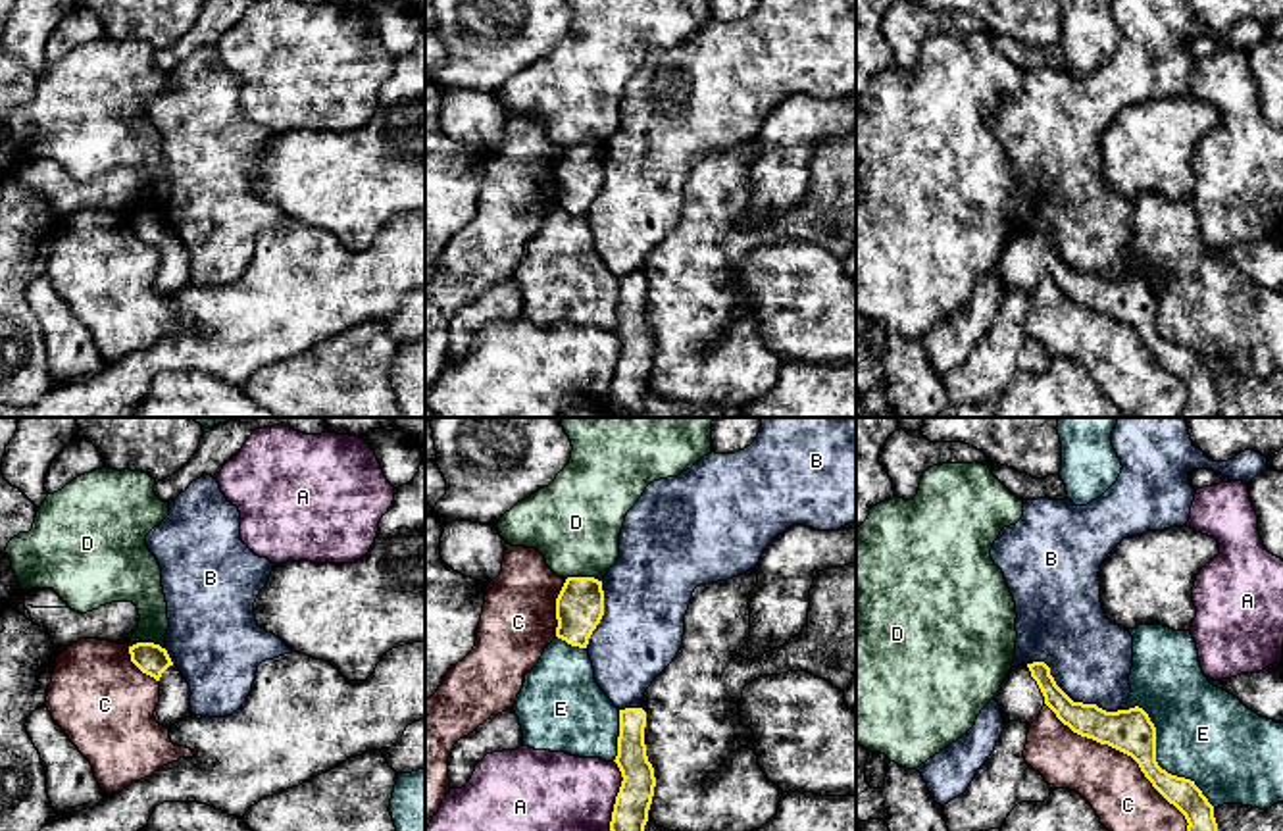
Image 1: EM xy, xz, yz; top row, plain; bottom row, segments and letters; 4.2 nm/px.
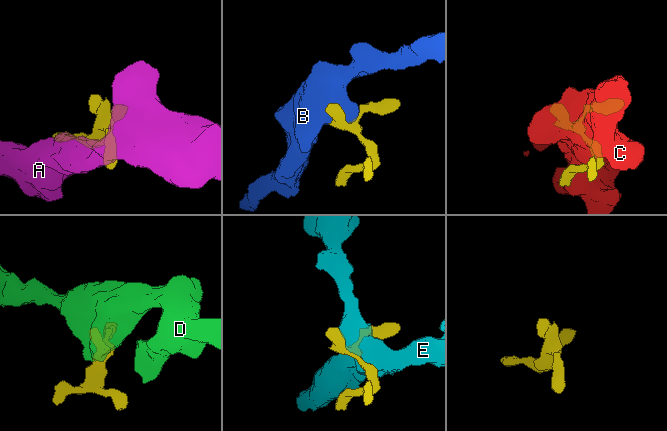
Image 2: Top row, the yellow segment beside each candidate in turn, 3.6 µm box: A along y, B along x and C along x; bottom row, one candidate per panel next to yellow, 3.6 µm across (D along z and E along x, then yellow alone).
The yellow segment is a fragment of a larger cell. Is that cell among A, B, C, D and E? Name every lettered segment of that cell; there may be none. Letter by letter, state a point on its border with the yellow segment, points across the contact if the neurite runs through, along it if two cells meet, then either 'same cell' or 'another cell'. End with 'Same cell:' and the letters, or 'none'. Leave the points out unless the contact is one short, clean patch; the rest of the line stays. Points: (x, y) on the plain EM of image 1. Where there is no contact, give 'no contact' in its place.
A: xz (616, 368) | another cell
B: yz (1066, 264) | another cell
C: yz (1132, 326) | another cell
D: xy (147, 212) | along xy (129, 214), (158, 212), (164, 218) | another cell
E: yz (1155, 324) | another cell
Same cell: none

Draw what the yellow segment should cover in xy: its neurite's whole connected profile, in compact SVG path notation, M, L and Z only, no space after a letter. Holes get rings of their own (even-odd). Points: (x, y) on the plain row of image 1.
M137 212L129 215L131 231L146 244L160 252L160 271L154 289L171 296L173 292L189 287L190 281L190 256L177 235L171 231L165 217L154 212Z

